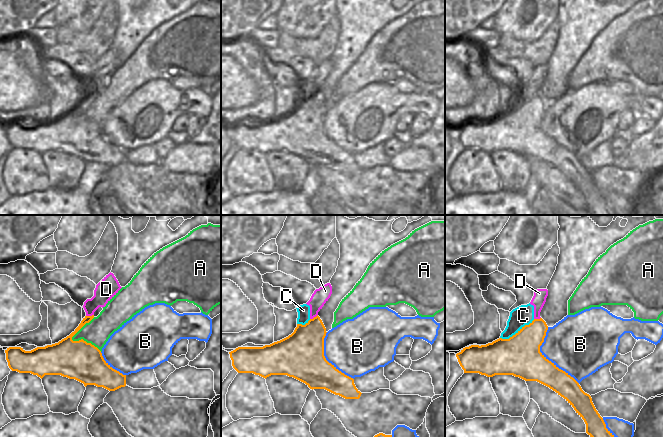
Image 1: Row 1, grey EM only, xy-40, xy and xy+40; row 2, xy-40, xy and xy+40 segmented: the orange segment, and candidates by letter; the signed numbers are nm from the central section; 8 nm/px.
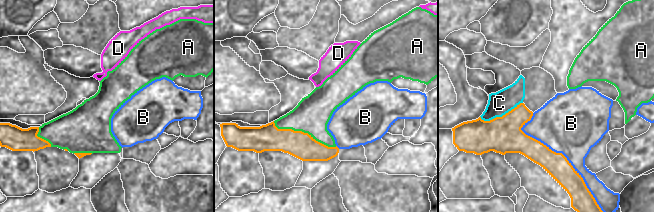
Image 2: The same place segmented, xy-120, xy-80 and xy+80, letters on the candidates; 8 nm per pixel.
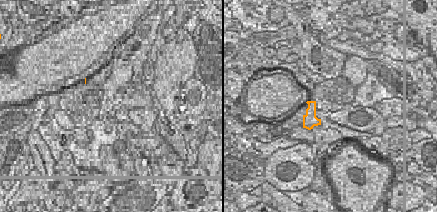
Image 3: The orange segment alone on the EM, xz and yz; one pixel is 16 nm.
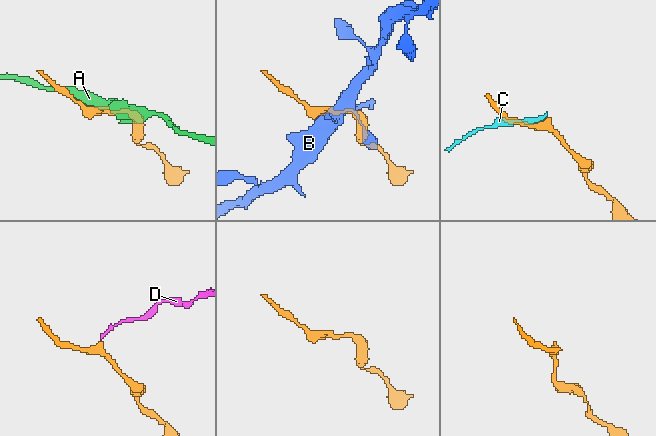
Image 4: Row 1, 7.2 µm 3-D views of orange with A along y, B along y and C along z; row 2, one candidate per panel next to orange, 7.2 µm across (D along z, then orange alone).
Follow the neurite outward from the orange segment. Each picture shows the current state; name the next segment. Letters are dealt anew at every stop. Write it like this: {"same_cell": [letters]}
{"same_cell": []}

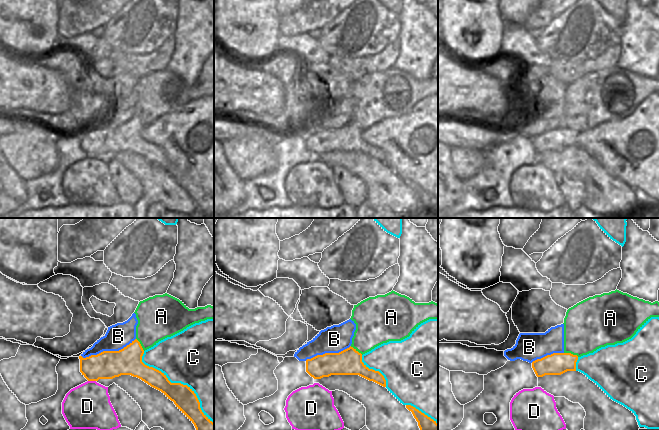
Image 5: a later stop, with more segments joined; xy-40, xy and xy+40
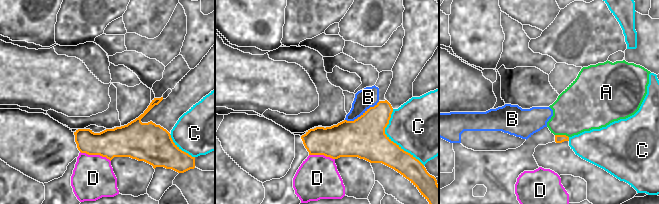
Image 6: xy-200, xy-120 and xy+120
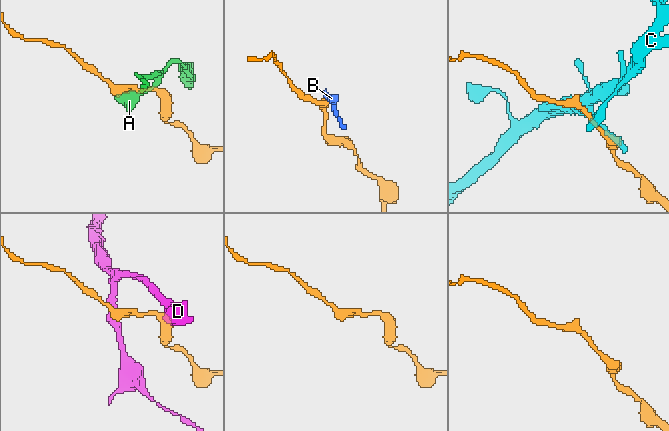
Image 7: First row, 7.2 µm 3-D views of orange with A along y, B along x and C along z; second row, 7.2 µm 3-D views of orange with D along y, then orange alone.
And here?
{"same_cell": []}

